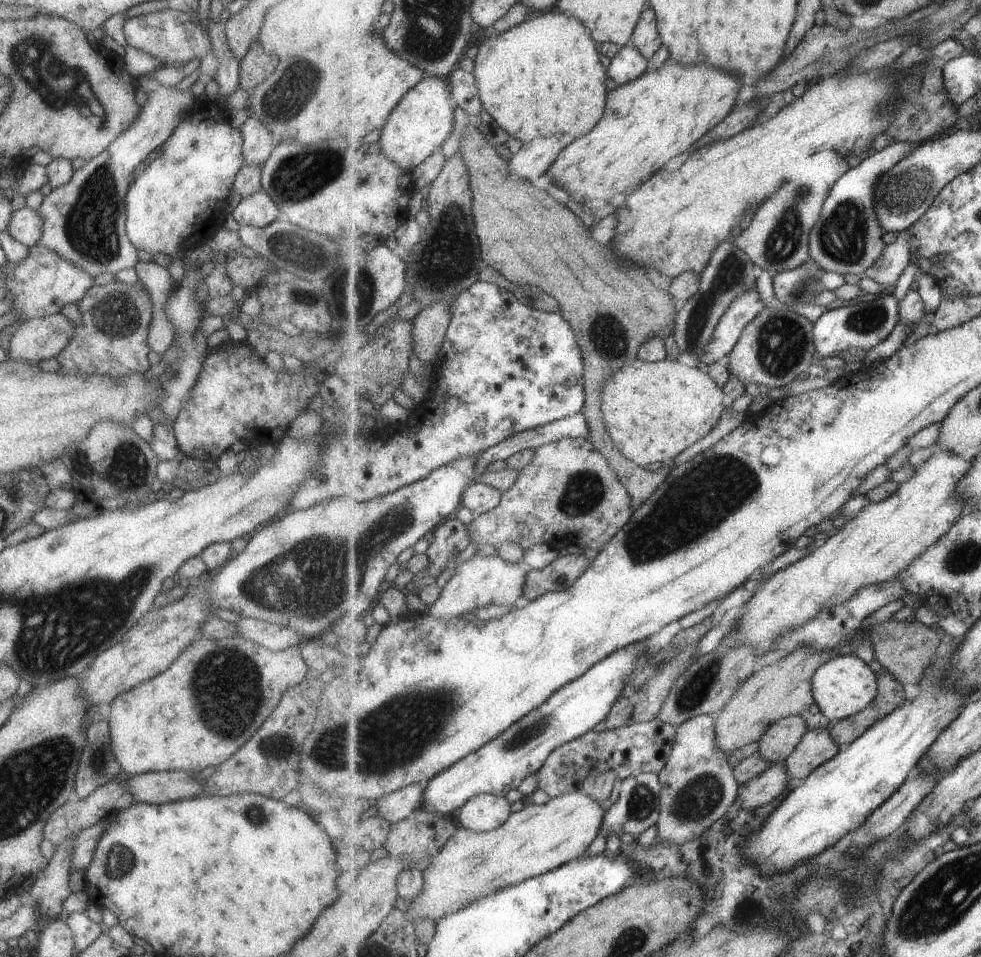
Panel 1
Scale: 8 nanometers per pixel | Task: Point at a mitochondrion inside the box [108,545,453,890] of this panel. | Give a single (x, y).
(229, 694)

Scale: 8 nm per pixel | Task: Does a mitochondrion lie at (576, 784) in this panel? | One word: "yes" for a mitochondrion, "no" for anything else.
no

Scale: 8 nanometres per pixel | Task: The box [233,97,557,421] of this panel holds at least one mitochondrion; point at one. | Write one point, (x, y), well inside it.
(297, 176)

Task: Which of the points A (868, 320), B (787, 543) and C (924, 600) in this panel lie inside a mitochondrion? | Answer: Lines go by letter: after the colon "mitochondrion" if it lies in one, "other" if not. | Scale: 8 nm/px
A: mitochondrion
B: other
C: other

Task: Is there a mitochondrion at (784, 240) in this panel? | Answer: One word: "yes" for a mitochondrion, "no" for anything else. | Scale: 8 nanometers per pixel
yes

